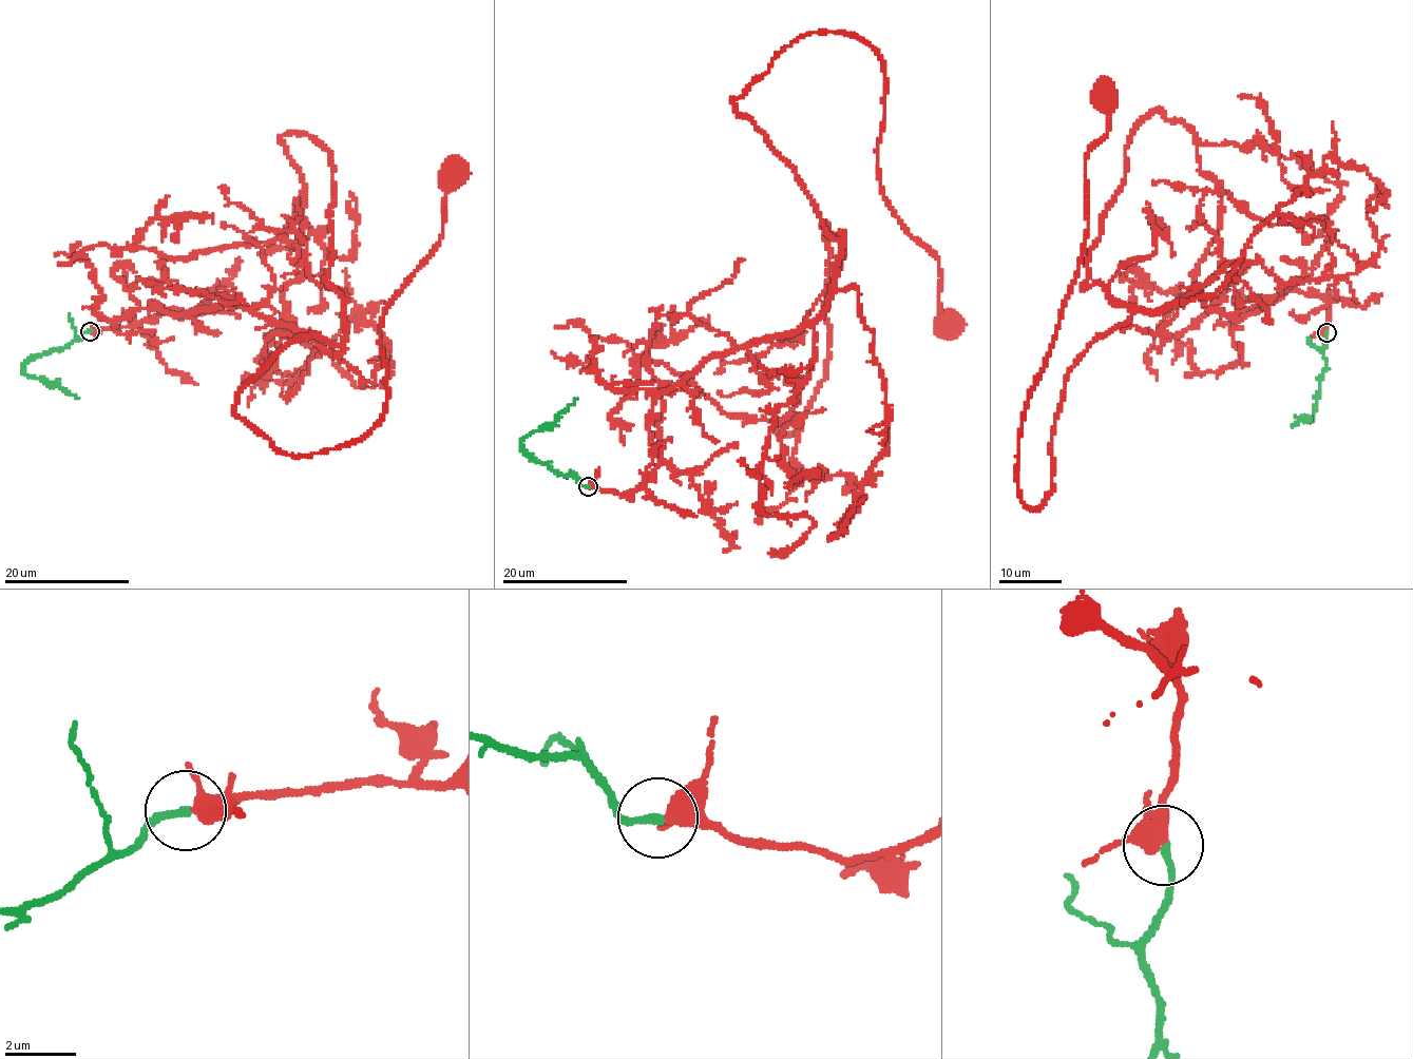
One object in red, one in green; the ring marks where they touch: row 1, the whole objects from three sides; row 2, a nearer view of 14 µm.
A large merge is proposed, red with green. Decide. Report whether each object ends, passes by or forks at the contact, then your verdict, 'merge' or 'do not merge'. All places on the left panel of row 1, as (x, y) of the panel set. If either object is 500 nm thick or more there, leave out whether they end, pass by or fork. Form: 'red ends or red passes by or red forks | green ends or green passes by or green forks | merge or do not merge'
red passes by | green ends | merge

